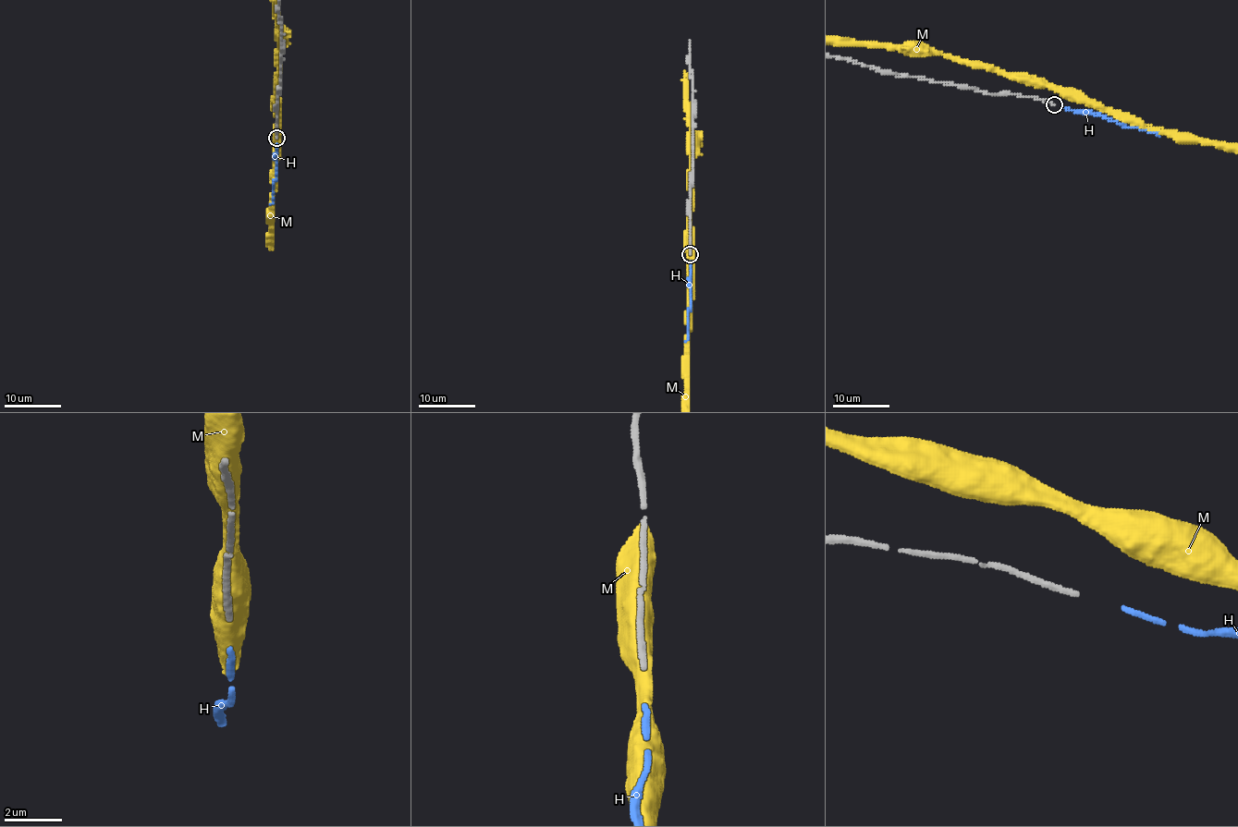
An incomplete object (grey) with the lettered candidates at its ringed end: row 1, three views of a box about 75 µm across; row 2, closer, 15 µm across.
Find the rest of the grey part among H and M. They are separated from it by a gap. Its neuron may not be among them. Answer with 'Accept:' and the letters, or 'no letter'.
Accept: H

